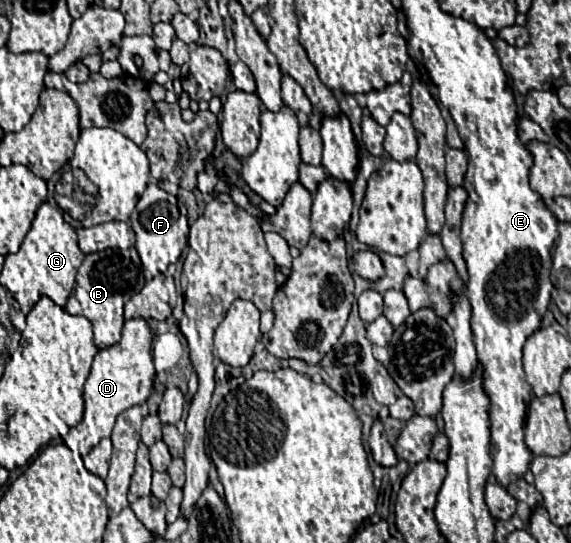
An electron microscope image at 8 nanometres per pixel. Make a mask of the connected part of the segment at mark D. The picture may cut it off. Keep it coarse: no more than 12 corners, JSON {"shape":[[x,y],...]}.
{"shape":[[129,319],[97,351],[85,415],[69,429],[87,455],[153,389],[153,335]]}

